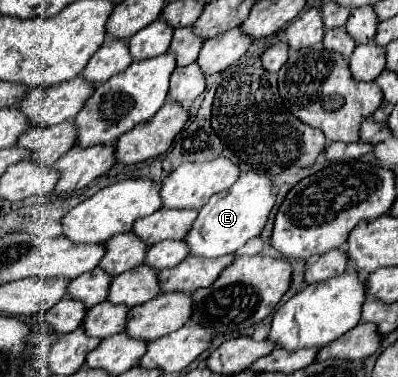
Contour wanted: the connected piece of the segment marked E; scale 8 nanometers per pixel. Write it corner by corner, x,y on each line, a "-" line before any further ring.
255,172
241,174
239,180
225,192
211,196
211,200
201,208
191,234
187,234
187,244
193,256
203,258
219,258
225,254
235,254
247,240
261,234
265,228
269,214
277,202
273,194
273,182
269,176
261,176

